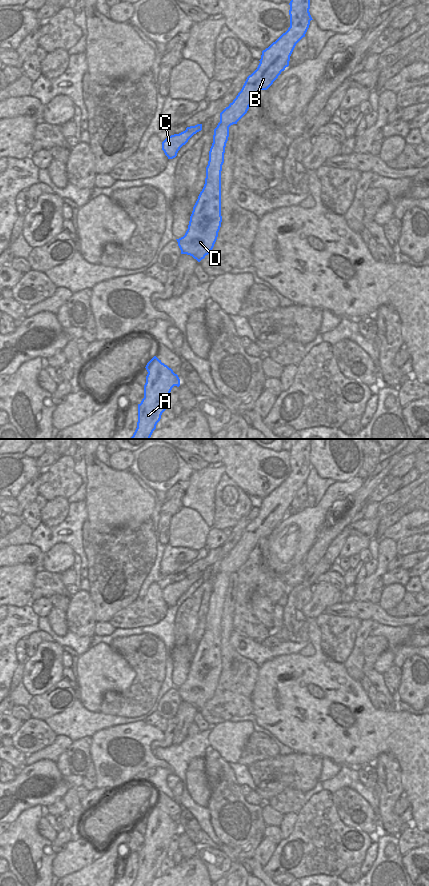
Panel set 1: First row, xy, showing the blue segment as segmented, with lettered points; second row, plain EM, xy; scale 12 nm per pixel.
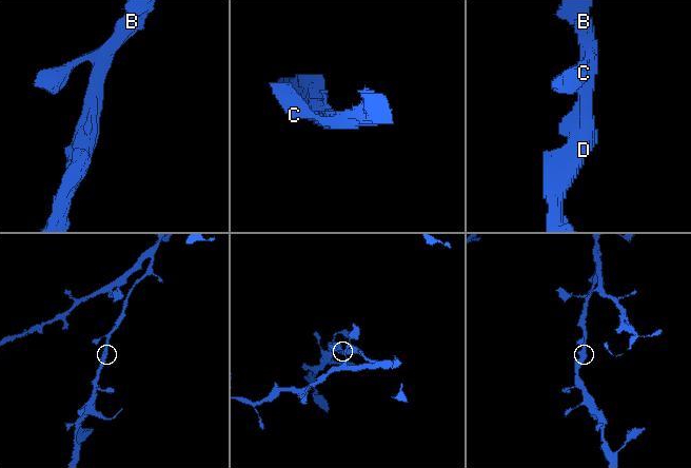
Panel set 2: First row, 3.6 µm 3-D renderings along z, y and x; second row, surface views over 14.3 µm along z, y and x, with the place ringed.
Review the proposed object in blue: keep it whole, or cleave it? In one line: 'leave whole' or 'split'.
leave whole

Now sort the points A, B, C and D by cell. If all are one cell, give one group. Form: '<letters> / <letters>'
A B C D

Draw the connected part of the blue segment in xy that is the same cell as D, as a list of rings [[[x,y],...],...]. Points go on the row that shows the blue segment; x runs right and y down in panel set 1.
[[[291,0],[290,3],[290,27],[268,48],[262,51],[260,63],[257,69],[247,77],[241,91],[232,103],[220,113],[220,122],[214,129],[213,143],[209,151],[209,161],[206,167],[205,184],[193,207],[188,229],[185,235],[176,239],[181,254],[192,256],[198,262],[205,258],[213,249],[221,227],[221,171],[224,163],[224,153],[229,137],[229,127],[247,113],[260,90],[267,90],[278,78],[282,71],[289,66],[290,56],[296,44],[305,37],[310,21],[313,20],[309,9],[310,0]]]

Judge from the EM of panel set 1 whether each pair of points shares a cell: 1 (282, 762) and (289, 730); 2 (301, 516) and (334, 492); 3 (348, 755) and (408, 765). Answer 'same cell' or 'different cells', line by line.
1: different cells
2: same cell
3: same cell

